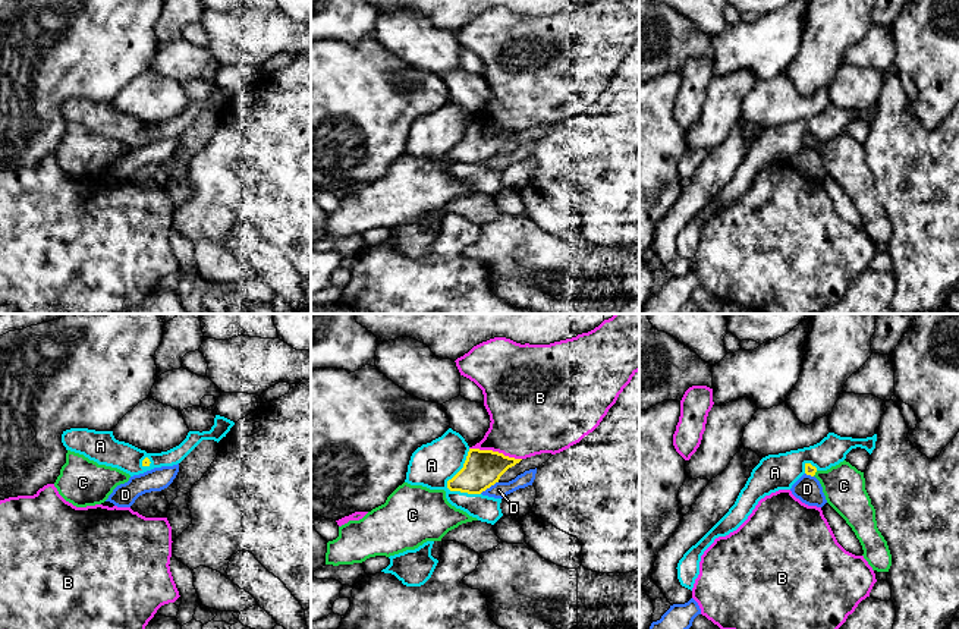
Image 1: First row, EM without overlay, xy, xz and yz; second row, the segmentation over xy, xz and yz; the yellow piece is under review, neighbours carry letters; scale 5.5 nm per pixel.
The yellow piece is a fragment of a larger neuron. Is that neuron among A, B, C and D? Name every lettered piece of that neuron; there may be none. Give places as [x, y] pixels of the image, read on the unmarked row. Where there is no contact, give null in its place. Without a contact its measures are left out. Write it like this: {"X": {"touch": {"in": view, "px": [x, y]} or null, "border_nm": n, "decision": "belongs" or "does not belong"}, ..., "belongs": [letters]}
{"A": {"touch": {"in": "xz", "px": [459, 142]}, "border_nm": 260, "decision": "does not belong"}, "B": {"touch": {"in": "xz", "px": [496, 123]}, "border_nm": 300, "decision": "does not belong"}, "C": {"touch": {"in": "yz", "px": [814, 145]}, "border_nm": 40, "decision": "belongs"}, "D": {"touch": {"in": "xz", "px": [489, 159]}, "border_nm": 120, "decision": "does not belong"}, "belongs": ["C"]}

